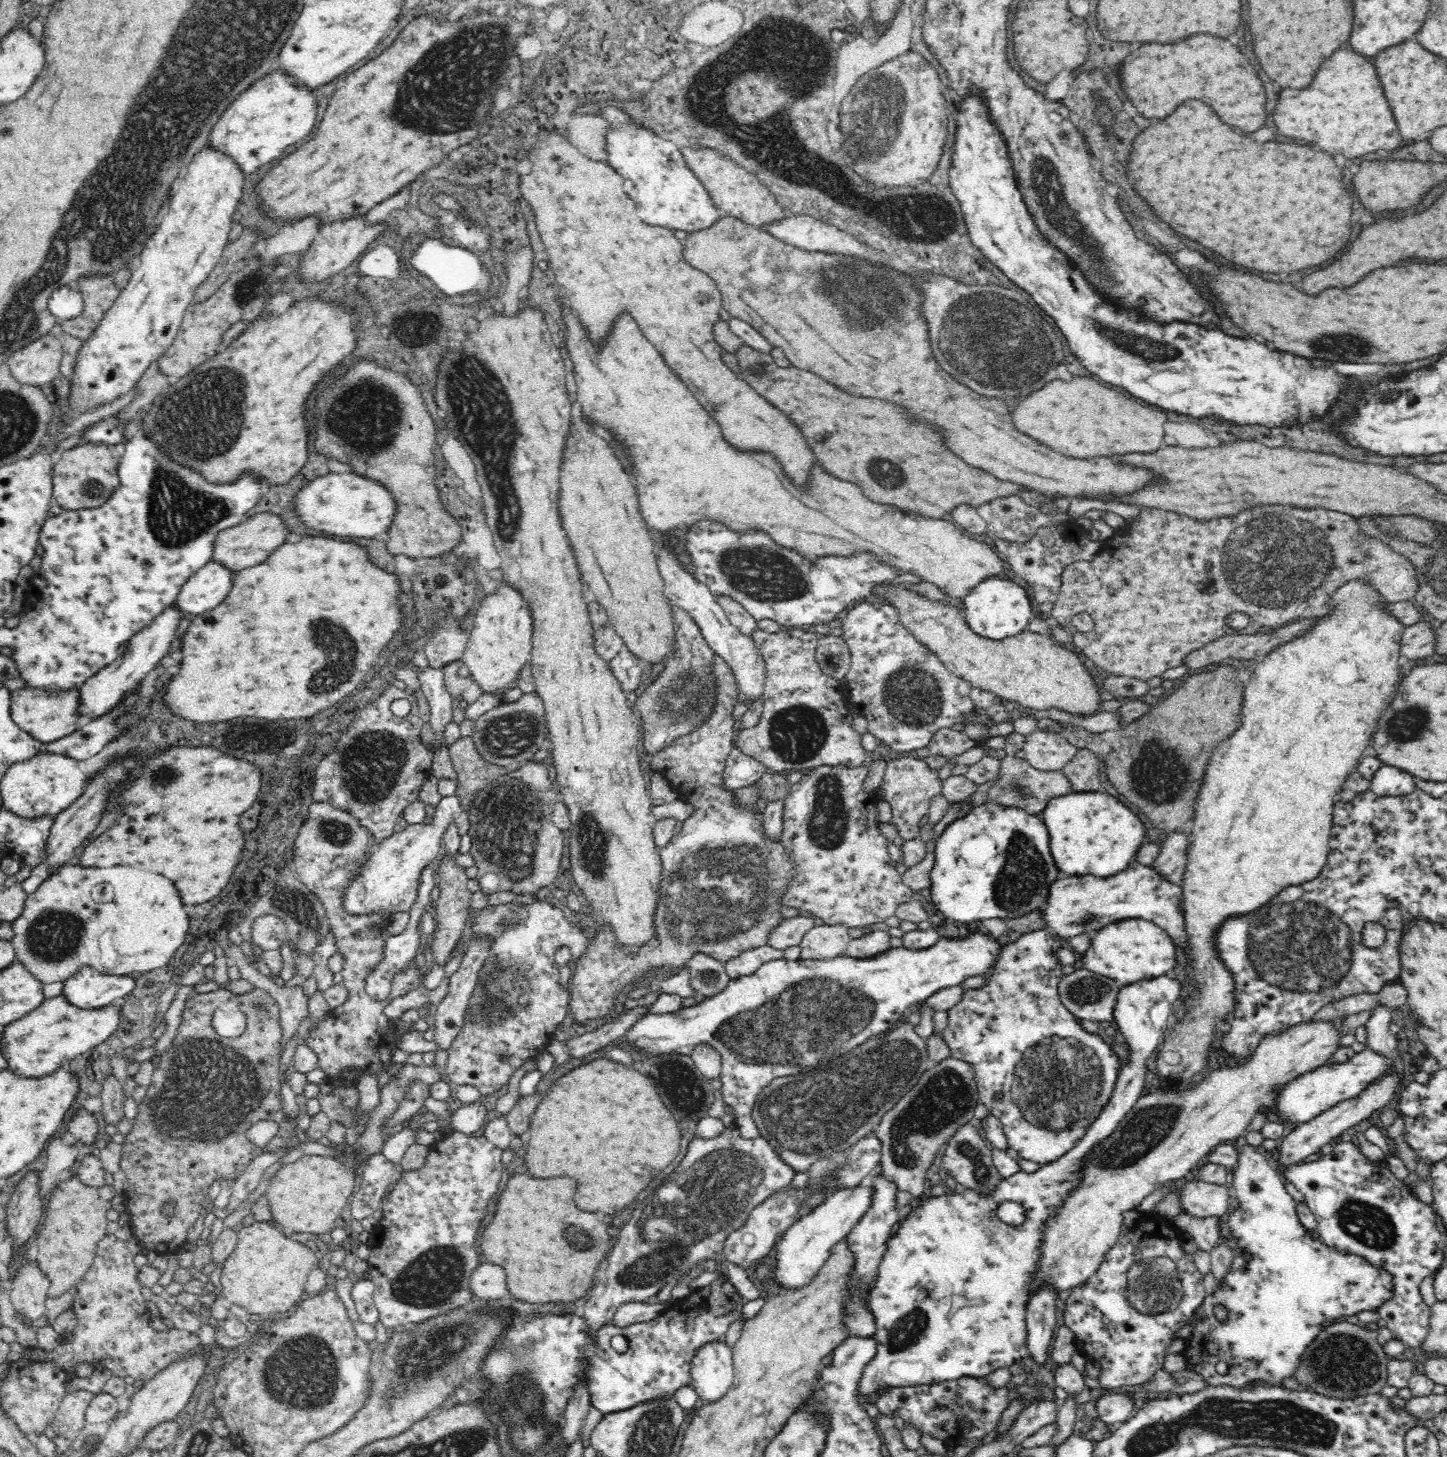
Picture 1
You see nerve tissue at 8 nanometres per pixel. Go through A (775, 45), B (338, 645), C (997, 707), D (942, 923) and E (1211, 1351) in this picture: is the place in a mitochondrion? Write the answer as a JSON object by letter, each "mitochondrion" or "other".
{"A":"mitochondrion","B":"mitochondrion","C":"other","D":"other","E":"other"}

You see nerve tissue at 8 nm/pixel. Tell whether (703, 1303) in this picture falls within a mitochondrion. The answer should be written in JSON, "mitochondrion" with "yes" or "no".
{"mitochondrion":"no"}

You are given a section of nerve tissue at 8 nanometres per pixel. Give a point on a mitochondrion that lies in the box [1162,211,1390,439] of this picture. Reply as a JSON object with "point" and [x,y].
{"point":[1342,345]}

